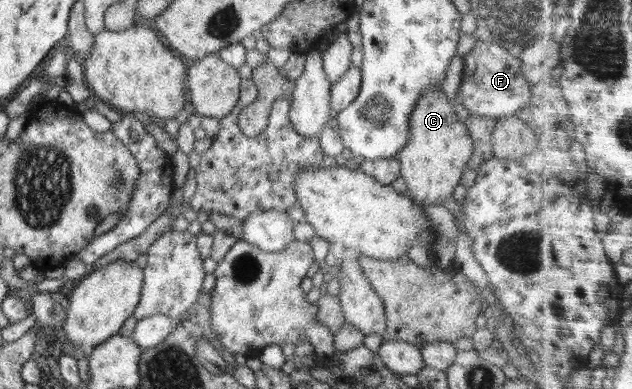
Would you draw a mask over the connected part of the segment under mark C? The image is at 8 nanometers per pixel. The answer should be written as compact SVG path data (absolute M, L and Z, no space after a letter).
M439 88L427 90L417 100L410 113L410 136L405 147L395 157L400 161L400 176L408 187L407 192L417 205L440 205L442 201L452 197L453 190L460 183L463 170L469 167L468 161L473 153L473 138L466 125L459 121L454 107L447 95Z

